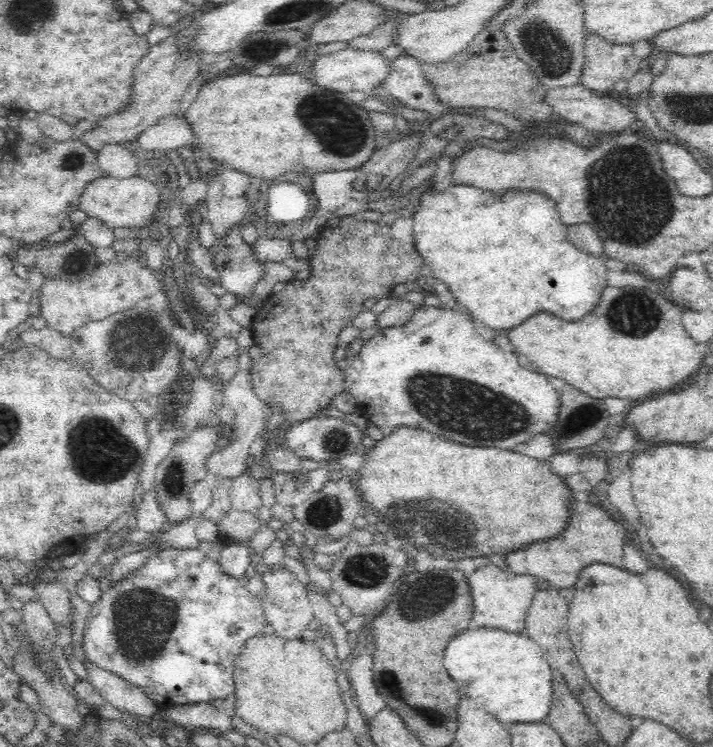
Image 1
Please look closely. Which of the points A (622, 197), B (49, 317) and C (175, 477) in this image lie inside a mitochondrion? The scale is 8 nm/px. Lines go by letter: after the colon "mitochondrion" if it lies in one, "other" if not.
A: mitochondrion
B: other
C: mitochondrion

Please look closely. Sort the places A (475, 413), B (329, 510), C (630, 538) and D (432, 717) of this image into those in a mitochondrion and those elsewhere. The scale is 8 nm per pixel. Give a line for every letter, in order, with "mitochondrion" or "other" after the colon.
A: mitochondrion
B: mitochondrion
C: other
D: other

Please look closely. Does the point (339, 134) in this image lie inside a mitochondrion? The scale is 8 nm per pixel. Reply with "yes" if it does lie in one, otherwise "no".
yes

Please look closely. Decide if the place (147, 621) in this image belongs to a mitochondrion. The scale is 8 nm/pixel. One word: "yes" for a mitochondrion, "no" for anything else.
yes

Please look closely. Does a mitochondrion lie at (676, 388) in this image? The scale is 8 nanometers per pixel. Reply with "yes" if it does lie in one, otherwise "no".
no

